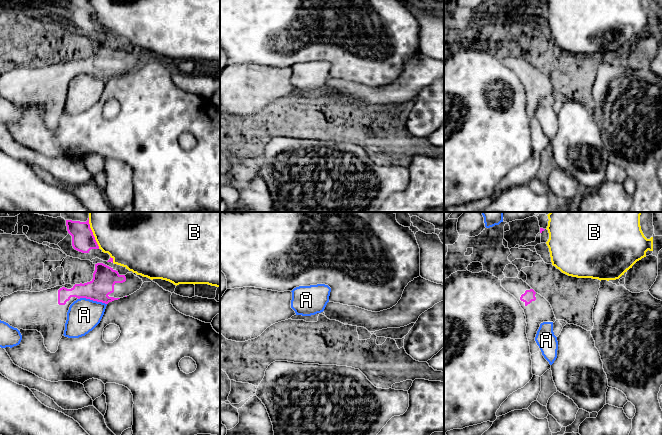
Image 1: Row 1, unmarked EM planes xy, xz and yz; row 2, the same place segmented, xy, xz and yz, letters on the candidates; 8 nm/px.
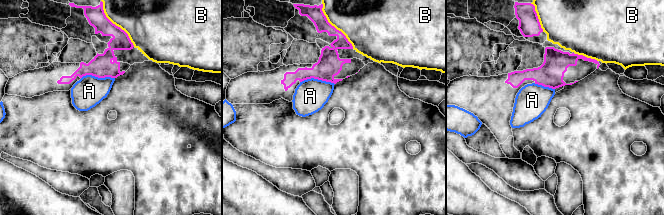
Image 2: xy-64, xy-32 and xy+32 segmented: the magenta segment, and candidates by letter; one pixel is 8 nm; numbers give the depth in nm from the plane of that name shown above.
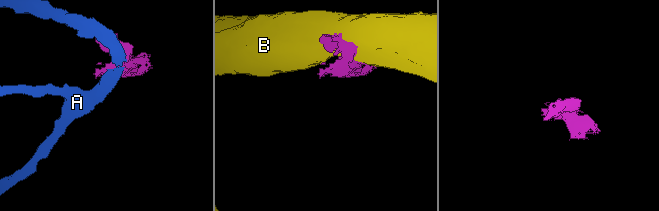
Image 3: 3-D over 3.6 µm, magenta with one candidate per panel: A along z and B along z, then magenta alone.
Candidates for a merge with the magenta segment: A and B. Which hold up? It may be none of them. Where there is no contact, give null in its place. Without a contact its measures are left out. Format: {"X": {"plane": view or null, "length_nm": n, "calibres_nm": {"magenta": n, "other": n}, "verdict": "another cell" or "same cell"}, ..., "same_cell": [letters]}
{"A": {"plane": "xy", "length_nm": 240, "calibres_nm": {"magenta": 190, "other": 260}, "verdict": "another cell"}, "B": {"plane": "xy", "length_nm": 260, "calibres_nm": {"magenta": 190, "other": 500}, "verdict": "another cell"}, "same_cell": []}

